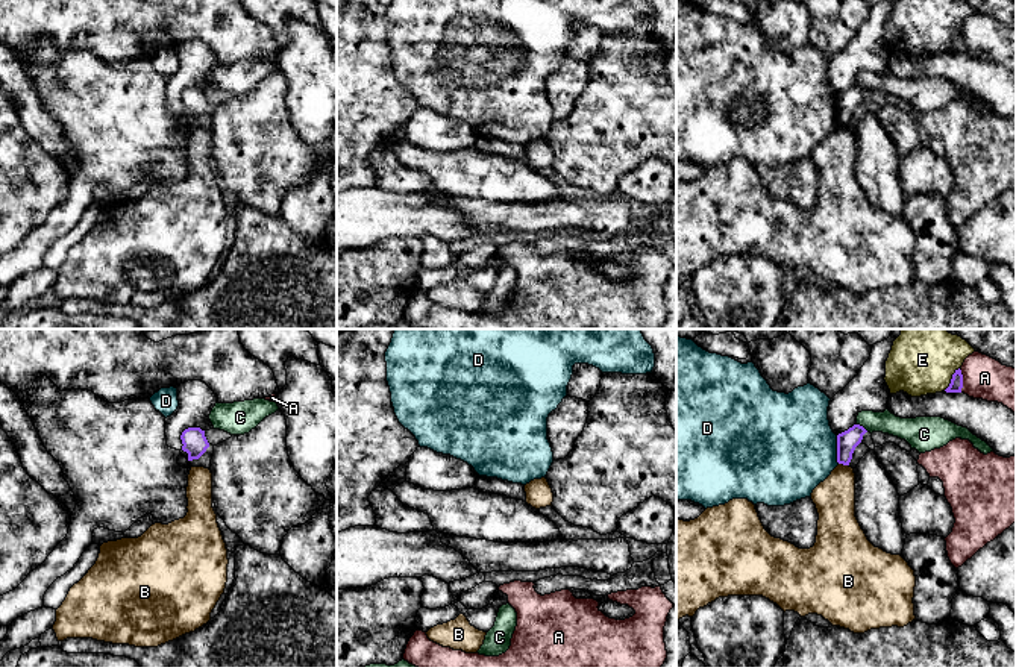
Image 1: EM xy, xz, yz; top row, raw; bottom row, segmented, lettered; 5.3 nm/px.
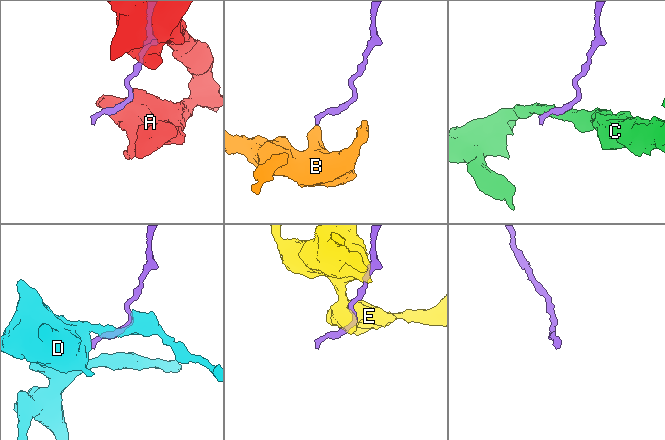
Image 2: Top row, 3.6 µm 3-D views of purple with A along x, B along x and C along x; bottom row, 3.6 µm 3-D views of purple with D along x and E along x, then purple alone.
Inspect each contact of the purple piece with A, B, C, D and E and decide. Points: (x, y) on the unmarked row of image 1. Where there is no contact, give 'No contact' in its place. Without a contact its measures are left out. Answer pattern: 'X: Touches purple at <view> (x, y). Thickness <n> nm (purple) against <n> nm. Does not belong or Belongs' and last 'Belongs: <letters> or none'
A: Touches purple at yz (962, 41). Thickness 70 nm (purple) against 220 nm. Does not belong
B: Touches purple at yz (843, 125). Thickness 110 nm (purple) against 220 nm. Does not belong
C: Touches purple at yz (862, 87). Thickness 110 nm (purple) against 120 nm. Does not belong
D: Touches purple at yz (837, 109). Thickness 110 nm (purple) against 480 nm. Does not belong
E: Touches purple at yz (951, 40). Thickness 70 nm (purple) against 300 nm. Does not belong
Belongs: none

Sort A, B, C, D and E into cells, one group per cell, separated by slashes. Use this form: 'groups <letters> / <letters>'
groups A / B / C / D / E

